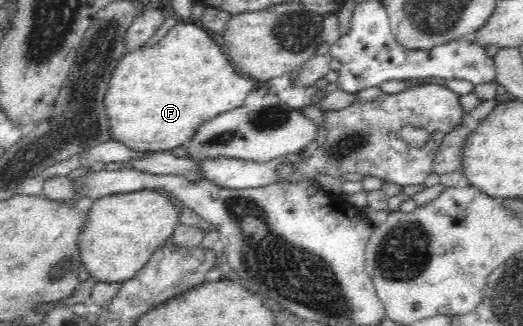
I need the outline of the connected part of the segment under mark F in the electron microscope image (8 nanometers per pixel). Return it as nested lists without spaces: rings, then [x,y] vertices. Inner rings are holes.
[[[178,20],[176,24],[162,30],[158,43],[127,51],[117,64],[109,79],[109,86],[104,98],[104,107],[109,121],[109,130],[114,140],[136,151],[161,152],[172,147],[182,146],[196,129],[216,117],[242,107],[245,97],[254,89],[254,79],[234,71],[227,55],[215,38],[200,28],[193,21]]]

